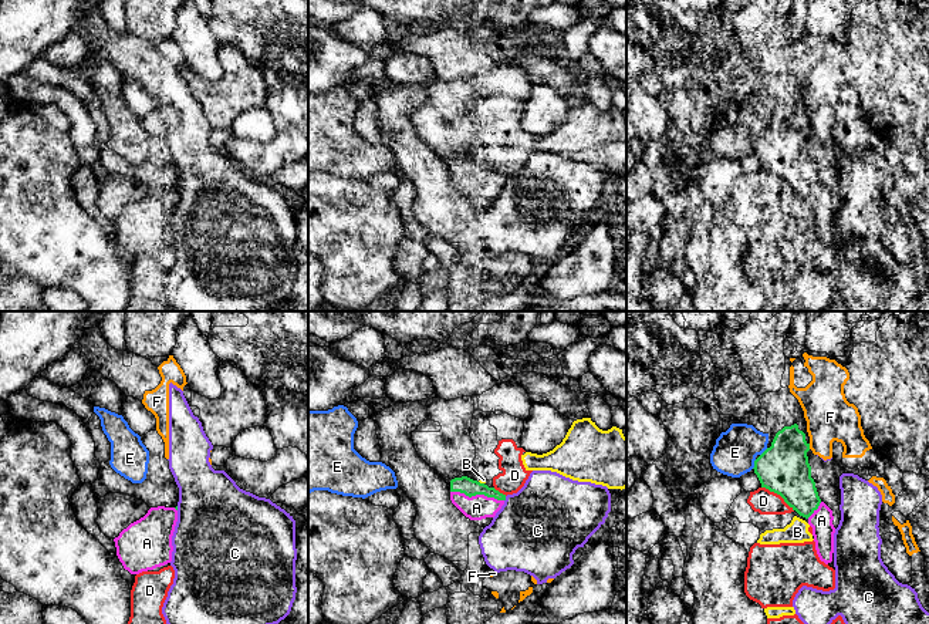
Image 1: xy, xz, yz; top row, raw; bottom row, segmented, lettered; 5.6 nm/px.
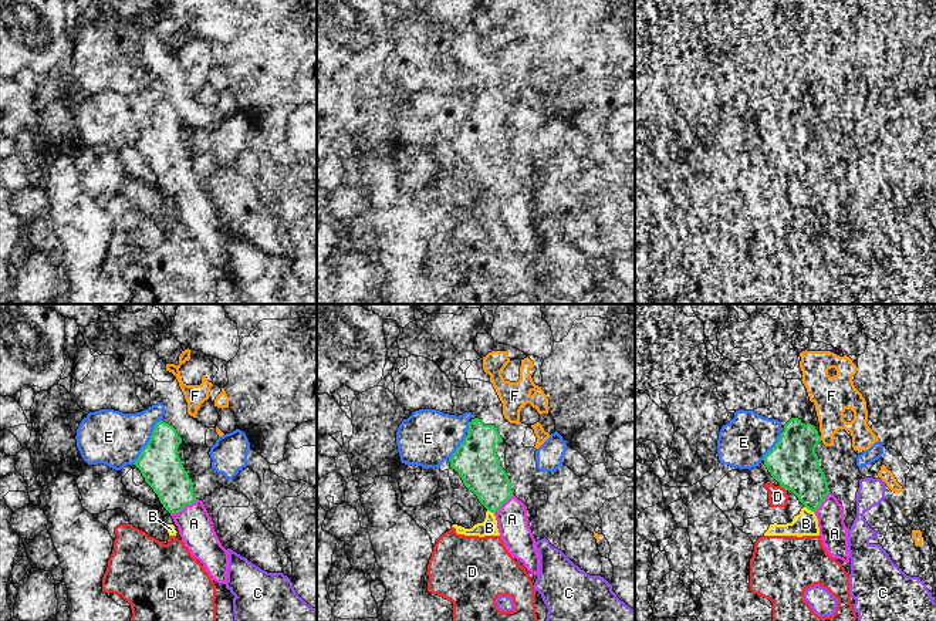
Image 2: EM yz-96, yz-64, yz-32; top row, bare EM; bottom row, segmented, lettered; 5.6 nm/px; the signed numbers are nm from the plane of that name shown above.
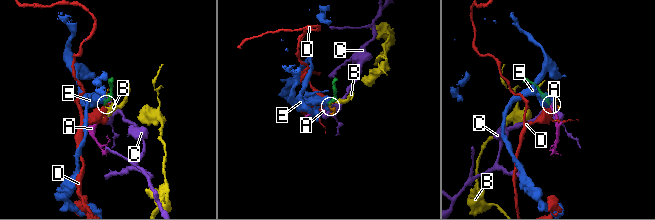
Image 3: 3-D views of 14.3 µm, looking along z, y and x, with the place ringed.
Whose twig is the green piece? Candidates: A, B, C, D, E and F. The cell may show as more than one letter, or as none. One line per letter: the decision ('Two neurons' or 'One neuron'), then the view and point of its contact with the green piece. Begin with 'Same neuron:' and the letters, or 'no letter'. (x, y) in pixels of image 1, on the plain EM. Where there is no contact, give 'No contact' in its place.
Same neuron: A
A: One neuron. Touches green at xz (477, 175)
B: Two neurons. Touches green at xz (482, 165)
C: Two neurons. Touches green at xz (504, 181)
D: Two neurons. Touches green at yz (779, 175)
E: Two neurons. Touches green at yz (754, 145)
F: Two neurons. Touches green at yz (808, 128)

